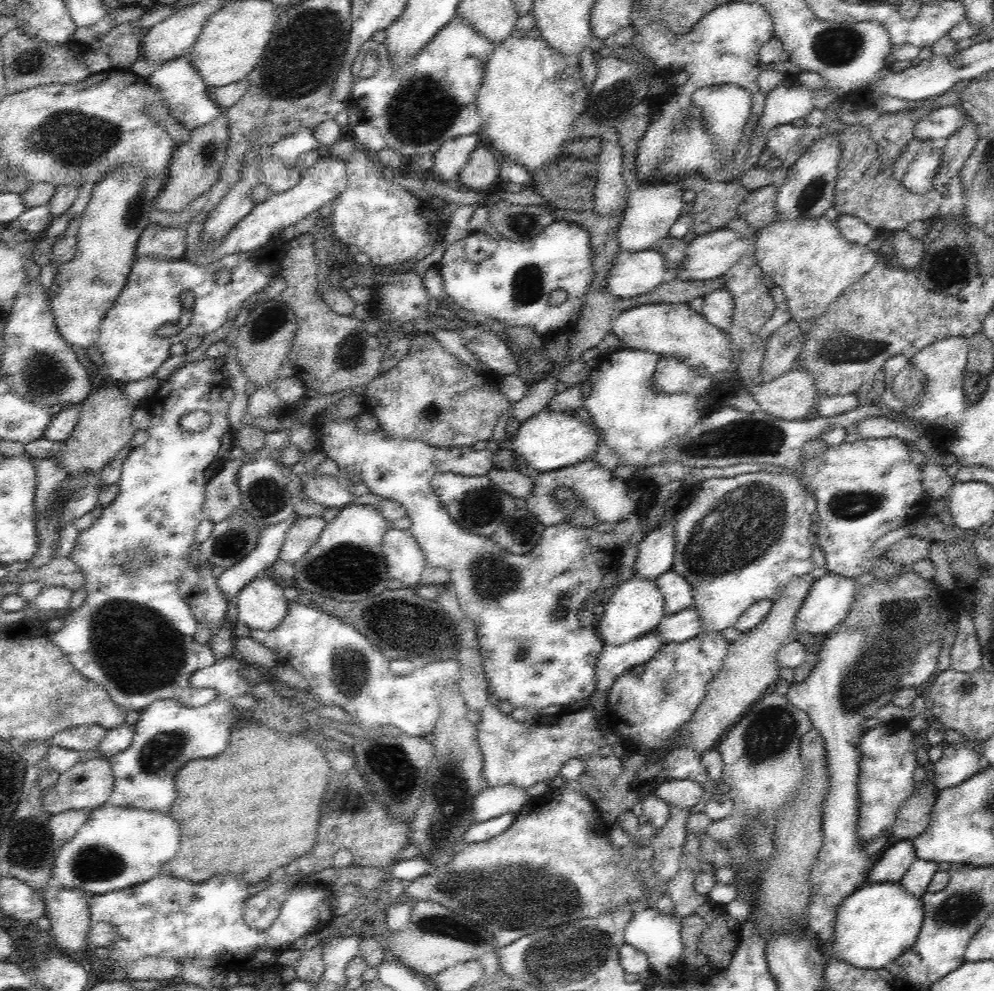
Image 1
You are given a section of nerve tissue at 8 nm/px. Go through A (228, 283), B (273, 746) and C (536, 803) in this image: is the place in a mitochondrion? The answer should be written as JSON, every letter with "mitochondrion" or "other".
{"A":"other","B":"other","C":"other"}

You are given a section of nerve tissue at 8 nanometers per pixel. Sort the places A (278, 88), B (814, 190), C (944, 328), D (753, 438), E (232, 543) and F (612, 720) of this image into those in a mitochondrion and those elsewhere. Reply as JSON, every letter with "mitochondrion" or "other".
{"A":"mitochondrion","B":"mitochondrion","C":"other","D":"mitochondrion","E":"mitochondrion","F":"other"}

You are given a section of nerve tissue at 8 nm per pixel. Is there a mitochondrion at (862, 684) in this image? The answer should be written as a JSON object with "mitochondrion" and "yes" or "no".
{"mitochondrion":"yes"}

